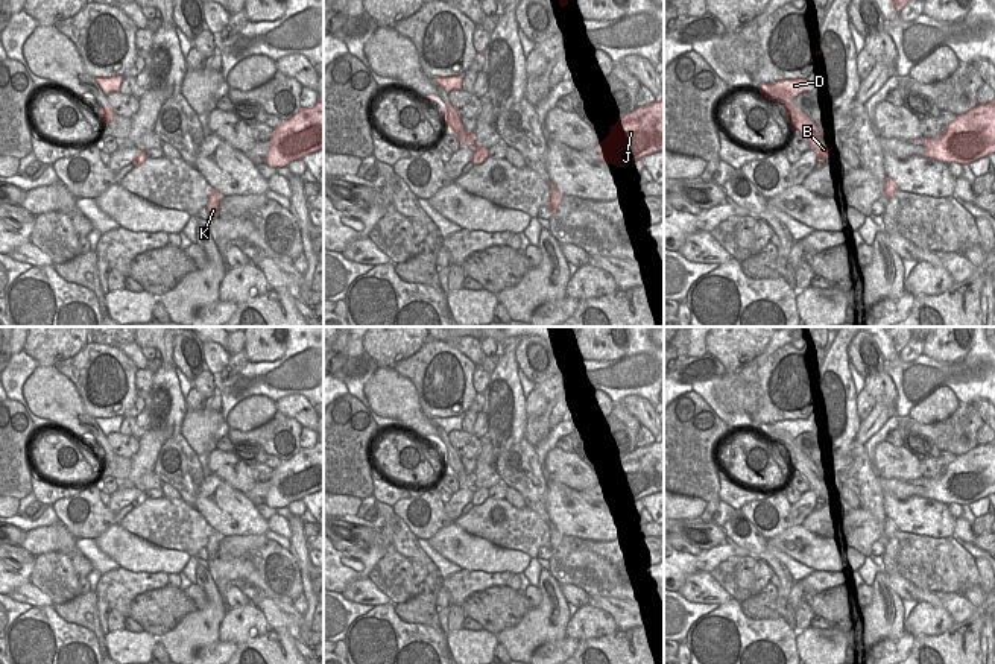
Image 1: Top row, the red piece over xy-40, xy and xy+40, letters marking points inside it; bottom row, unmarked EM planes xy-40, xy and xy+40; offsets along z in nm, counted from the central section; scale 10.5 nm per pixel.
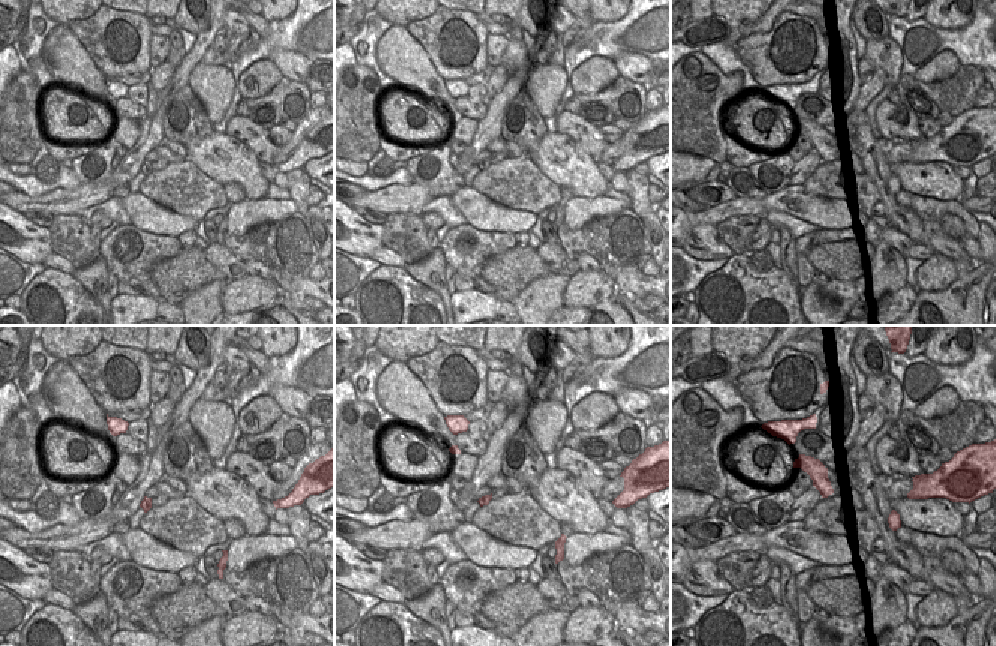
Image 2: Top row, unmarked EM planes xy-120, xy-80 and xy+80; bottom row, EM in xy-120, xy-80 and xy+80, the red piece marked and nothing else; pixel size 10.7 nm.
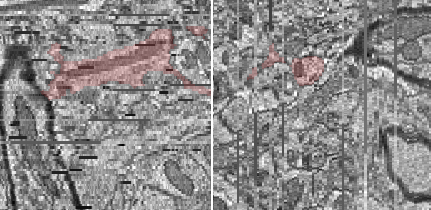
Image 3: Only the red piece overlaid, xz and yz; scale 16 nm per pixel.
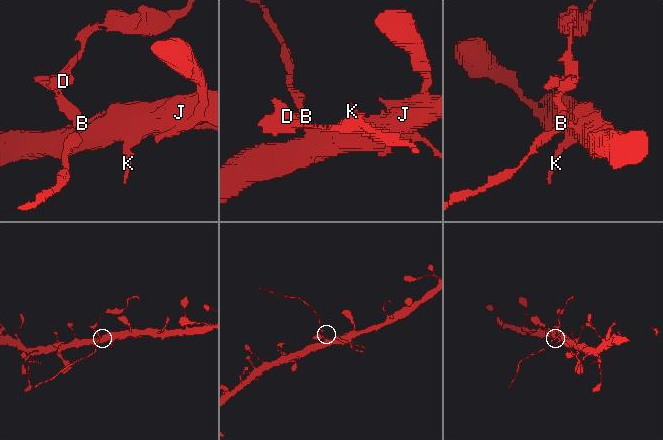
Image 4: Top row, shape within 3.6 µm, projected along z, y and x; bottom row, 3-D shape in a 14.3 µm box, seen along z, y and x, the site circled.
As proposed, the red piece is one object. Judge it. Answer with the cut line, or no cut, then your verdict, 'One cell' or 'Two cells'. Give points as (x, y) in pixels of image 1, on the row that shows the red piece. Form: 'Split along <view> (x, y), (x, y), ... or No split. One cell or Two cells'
Split along xy (476, 148), (479, 163). Two cells.

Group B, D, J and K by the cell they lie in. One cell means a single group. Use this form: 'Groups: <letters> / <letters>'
Groups: B J K / D.

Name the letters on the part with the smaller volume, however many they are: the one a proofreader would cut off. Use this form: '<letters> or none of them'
D

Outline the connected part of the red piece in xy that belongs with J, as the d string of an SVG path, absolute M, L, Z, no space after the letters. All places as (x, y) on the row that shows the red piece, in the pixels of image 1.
M656 99L647 106L638 106L633 114L618 117L618 122L609 128L609 135L603 141L595 141L600 144L600 164L624 167L652 153L664 152L664 99Z

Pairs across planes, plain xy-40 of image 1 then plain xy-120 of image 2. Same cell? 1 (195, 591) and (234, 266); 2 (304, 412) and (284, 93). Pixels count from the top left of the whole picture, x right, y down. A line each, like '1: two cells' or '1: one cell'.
1: one cell
2: two cells

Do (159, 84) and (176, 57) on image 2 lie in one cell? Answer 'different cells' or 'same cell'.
same cell

